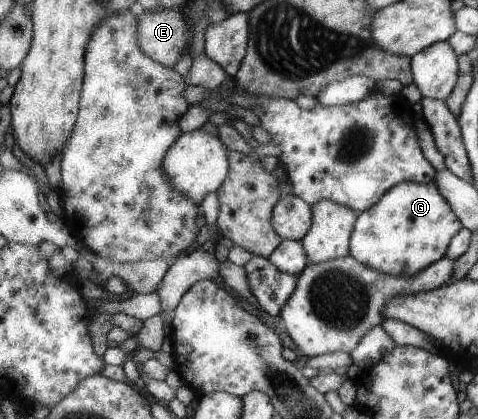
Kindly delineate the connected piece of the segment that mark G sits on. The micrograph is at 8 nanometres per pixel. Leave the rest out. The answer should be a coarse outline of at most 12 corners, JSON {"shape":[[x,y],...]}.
{"shape":[[433,182],[357,214],[348,254],[412,275],[462,224]]}

